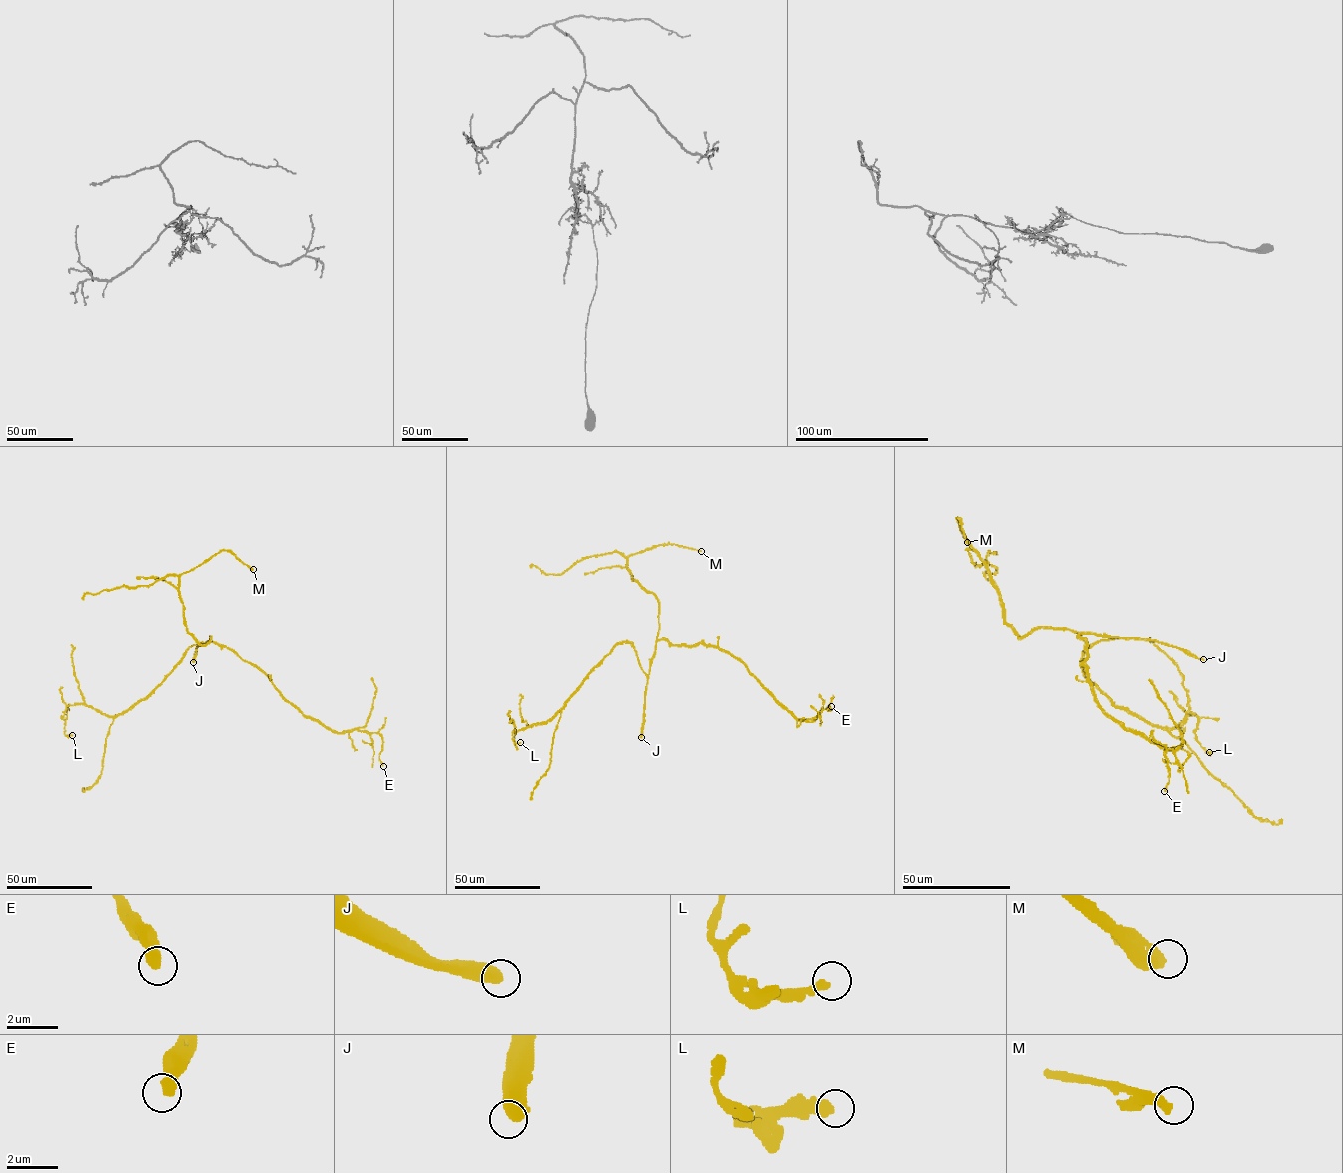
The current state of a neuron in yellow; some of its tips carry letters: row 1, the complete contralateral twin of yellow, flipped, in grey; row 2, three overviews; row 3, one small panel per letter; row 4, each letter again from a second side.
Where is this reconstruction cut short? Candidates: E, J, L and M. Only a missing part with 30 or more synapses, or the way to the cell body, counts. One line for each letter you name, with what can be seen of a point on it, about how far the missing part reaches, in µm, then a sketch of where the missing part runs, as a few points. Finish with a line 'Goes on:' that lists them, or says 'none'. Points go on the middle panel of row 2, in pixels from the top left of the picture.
J: Place: (641, 737). Missing length about 200 µm. Course of what is missing: (641, 737), (646, 797), (657, 808), (673, 811), (686, 861)
Goes on: J

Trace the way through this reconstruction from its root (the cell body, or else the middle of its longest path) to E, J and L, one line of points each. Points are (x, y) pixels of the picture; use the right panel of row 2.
E: (1107, 636), (1079, 634), (1093, 699), (1124, 727), (1165, 748), (1181, 745), (1166, 753), (1164, 791)
J: (1107, 636), (1160, 641), (1185, 649), (1203, 659)
L: (1107, 636), (1124, 638), (1094, 642), (1083, 673), (1154, 725), (1177, 727), (1194, 714), (1195, 739), (1209, 752)

